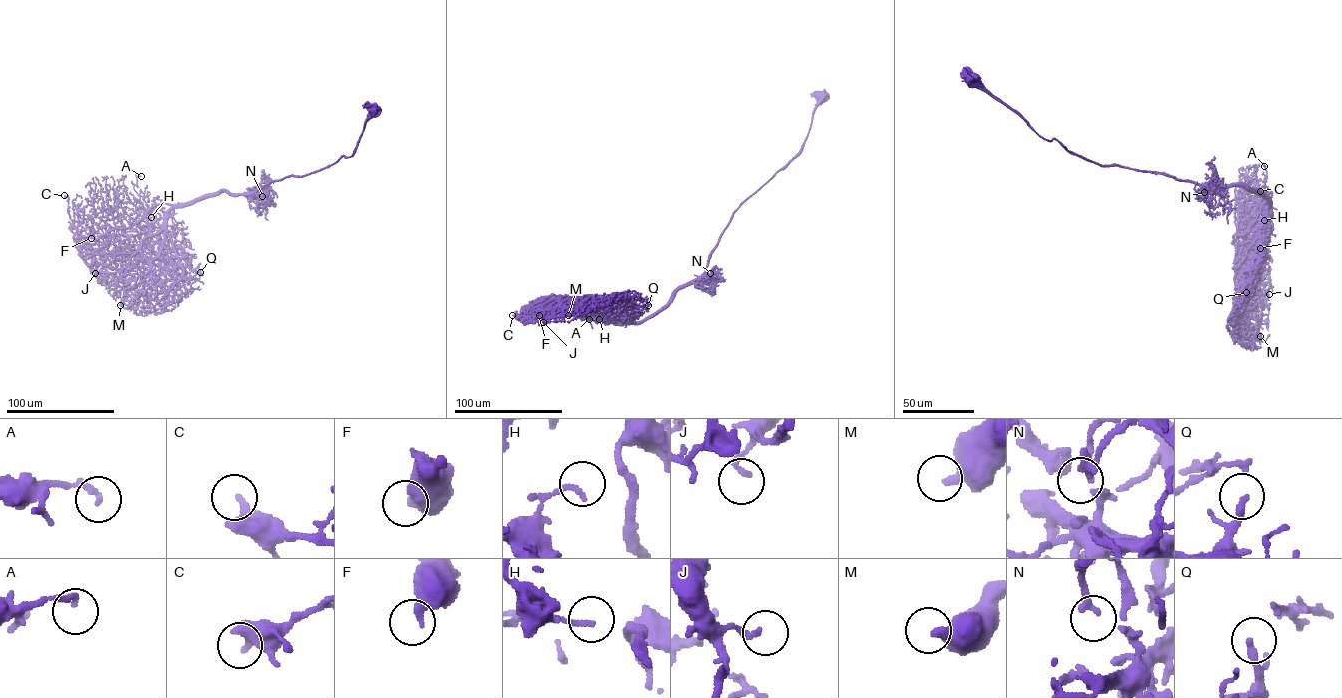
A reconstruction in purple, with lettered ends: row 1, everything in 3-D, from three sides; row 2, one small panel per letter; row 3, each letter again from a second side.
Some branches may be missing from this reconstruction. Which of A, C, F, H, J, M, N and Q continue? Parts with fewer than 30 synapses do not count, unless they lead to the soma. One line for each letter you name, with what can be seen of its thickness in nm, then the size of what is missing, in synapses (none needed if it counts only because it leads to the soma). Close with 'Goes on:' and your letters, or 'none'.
Goes on: none

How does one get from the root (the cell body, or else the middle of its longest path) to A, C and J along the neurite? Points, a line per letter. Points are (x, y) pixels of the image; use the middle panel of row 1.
A: (639, 322), (616, 322), (594, 316), (581, 319), (589, 319)
C: (639, 322), (604, 320), (572, 300), (552, 295), (532, 303), (520, 316), (512, 315)
J: (639, 322), (620, 322), (578, 296), (570, 297), (547, 309), (542, 316), (543, 322)

